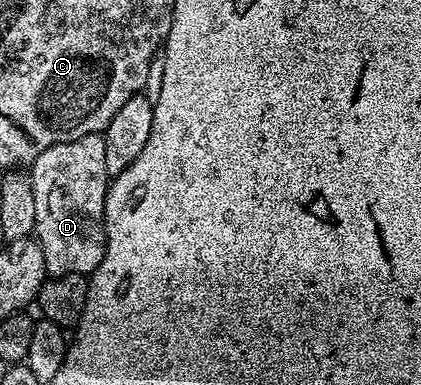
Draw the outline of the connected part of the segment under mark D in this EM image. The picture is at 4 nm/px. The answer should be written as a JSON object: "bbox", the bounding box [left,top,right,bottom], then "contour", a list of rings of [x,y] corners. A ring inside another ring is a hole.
{"bbox":[29,132,106,277],"contour":[[[93,132],[72,142],[48,146],[29,165],[32,195],[36,197],[33,235],[44,254],[47,277],[80,274],[89,277],[104,262],[106,253],[106,189],[104,166],[105,135]]]}

